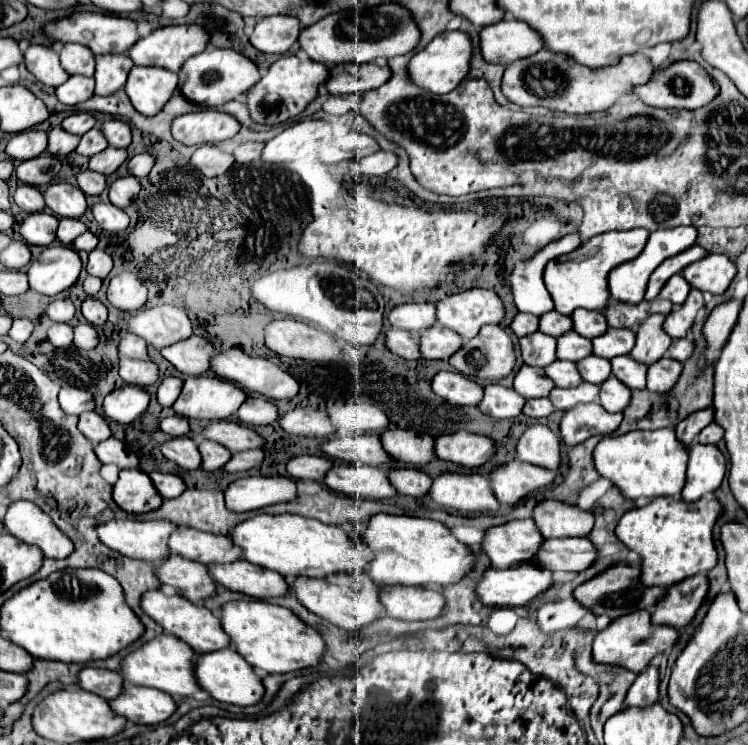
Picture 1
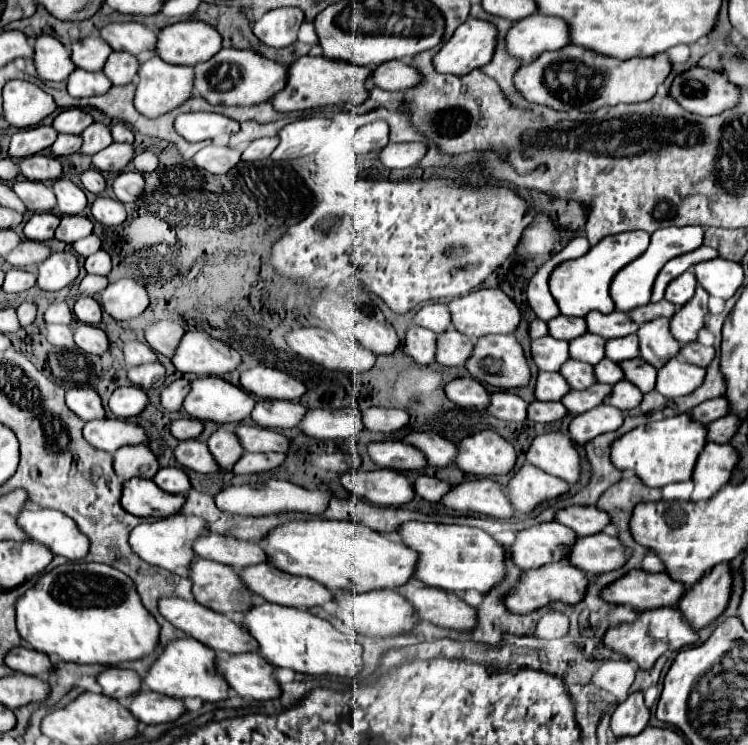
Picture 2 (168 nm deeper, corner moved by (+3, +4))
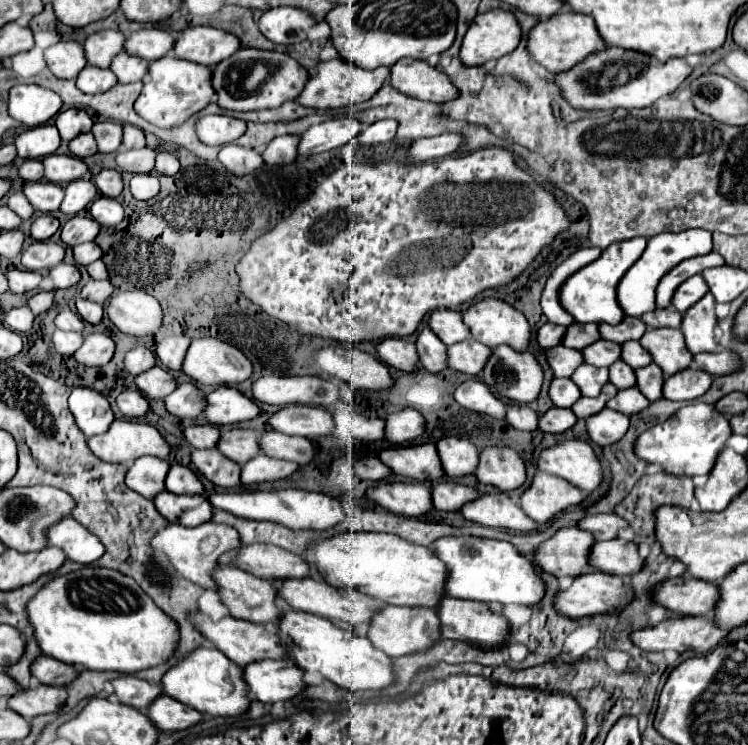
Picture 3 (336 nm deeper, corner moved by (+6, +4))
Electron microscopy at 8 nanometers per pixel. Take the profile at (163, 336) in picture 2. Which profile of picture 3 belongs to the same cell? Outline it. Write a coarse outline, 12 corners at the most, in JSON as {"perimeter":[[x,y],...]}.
{"perimeter":[[163,337],[157,357],[163,367],[181,371],[191,339]]}

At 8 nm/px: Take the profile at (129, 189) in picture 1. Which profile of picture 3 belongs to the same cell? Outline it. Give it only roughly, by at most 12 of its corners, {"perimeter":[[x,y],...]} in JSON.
{"perimeter":[[155,173],[135,175],[131,193],[135,199],[151,199],[159,193]]}

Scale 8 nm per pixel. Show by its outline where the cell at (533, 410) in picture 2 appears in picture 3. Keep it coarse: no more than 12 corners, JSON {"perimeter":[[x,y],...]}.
{"perimeter":[[551,407],[539,419],[545,433],[565,433],[577,423],[571,409]]}

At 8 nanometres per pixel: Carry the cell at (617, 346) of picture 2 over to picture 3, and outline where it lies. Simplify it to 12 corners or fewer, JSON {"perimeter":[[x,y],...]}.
{"perimeter":[[639,341],[623,345],[621,359],[633,369],[653,361],[649,351]]}

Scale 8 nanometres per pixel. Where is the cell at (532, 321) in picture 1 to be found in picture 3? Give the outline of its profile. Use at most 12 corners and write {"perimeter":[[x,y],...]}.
{"perimeter":[[547,323],[537,331],[543,349],[561,345],[567,327]]}

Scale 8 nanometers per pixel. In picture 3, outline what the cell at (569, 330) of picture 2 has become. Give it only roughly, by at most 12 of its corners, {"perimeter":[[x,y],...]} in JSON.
{"perimeter":[[575,323],[563,345],[581,351],[601,339],[597,325]]}

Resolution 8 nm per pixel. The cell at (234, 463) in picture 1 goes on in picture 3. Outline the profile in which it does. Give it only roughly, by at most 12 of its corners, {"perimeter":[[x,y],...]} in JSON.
{"perimeter":[[257,455],[243,465],[245,485],[293,475],[297,463]]}

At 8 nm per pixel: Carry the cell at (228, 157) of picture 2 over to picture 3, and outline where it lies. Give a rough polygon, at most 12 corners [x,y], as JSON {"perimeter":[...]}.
{"perimeter":[[225,145],[219,161],[235,175],[247,175],[265,165],[247,147]]}

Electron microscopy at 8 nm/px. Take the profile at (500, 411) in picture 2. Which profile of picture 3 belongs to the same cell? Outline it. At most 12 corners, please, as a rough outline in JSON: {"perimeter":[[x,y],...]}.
{"perimeter":[[507,405],[507,423],[537,431],[539,415],[529,405]]}

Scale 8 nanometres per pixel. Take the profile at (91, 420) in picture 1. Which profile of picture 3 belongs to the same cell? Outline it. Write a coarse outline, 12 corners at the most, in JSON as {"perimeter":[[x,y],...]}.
{"perimeter":[[117,419],[87,443],[107,463],[143,455],[167,459],[171,445],[153,425]]}

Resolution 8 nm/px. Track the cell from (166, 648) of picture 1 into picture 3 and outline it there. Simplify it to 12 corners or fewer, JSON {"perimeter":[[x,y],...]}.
{"perimeter":[[201,647],[165,673],[165,695],[213,717],[251,705],[241,667]]}

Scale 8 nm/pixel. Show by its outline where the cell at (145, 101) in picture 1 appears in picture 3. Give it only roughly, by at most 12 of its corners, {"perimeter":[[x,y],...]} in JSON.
{"perimeter":[[165,55],[135,111],[173,129],[213,101],[211,69]]}

